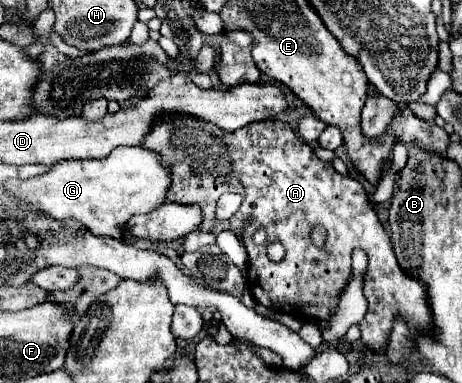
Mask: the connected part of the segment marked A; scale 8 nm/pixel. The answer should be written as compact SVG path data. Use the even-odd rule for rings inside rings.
M168 113L152 123L150 131L144 135L142 147L158 153L162 165L170 173L172 183L166 191L166 201L198 205L202 209L204 219L198 231L214 235L232 231L242 237L250 257L246 281L258 303L290 313L302 323L328 321L336 313L340 297L352 281L352 251L362 249L368 255L368 267L362 277L368 313L358 323L362 343L376 353L386 353L398 317L404 319L414 341L432 335L434 315L428 287L400 269L390 237L376 217L364 187L350 175L340 175L332 163L320 161L312 147L304 143L288 123L268 119L228 133L204 119ZM222 193L240 193L244 201L228 221L216 223L214 209ZM248 217L252 217L252 223L244 227ZM314 227L326 229L328 241L324 247L310 241ZM256 229L266 231L266 241L262 245L252 241ZM276 241L286 249L282 261L272 261L266 251L268 245Z

